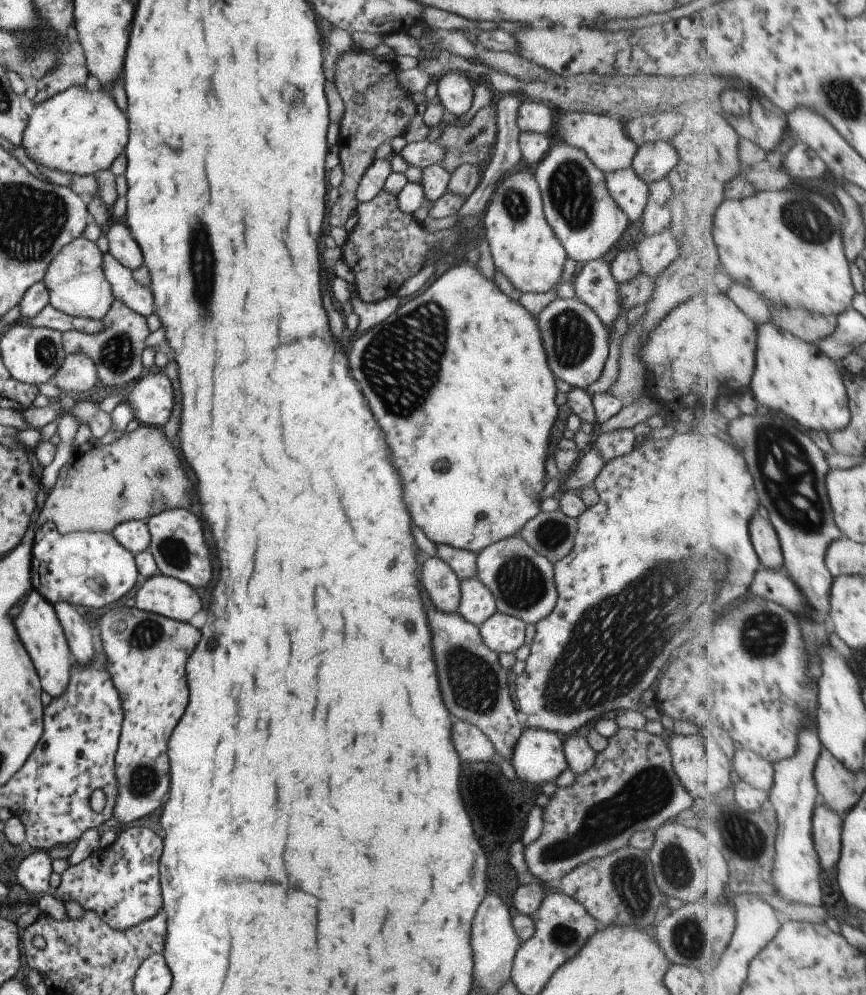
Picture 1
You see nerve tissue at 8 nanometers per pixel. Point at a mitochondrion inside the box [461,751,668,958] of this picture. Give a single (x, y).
(628, 877)

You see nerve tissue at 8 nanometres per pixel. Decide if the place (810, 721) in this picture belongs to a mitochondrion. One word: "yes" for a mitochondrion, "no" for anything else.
no

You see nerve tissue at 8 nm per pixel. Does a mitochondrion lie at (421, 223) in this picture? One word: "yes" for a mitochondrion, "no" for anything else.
no

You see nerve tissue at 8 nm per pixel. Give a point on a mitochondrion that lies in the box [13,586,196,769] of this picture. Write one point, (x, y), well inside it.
(147, 633)

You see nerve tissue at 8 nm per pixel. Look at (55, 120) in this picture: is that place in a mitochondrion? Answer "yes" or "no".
no

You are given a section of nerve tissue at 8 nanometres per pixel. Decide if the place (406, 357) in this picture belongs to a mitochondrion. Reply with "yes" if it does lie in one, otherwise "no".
yes

